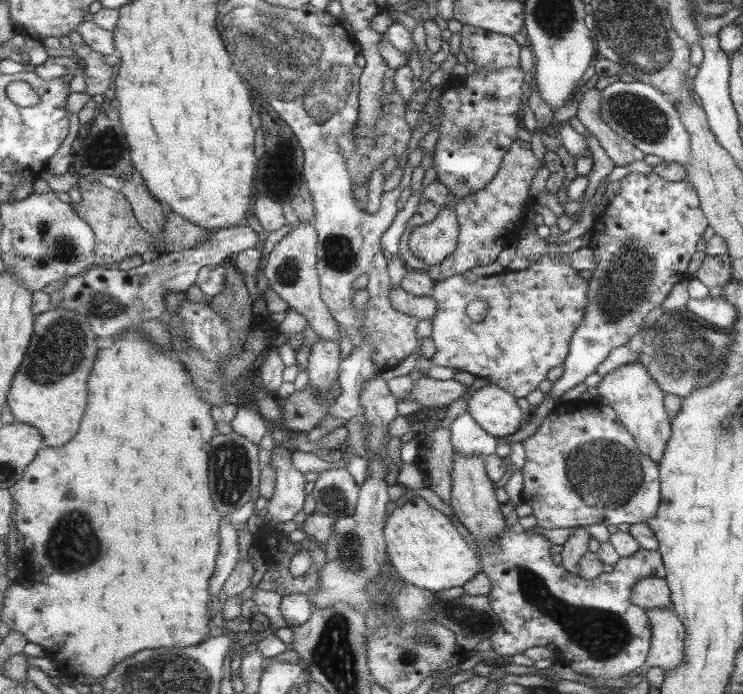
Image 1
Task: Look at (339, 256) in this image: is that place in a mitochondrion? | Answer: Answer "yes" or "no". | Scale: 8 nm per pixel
yes

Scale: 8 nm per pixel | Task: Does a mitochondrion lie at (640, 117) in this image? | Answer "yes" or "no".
yes

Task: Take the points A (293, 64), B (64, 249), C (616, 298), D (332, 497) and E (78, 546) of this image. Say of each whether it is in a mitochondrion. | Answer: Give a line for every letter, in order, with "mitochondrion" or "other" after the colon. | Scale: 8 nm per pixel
A: mitochondrion
B: mitochondrion
C: mitochondrion
D: mitochondrion
E: mitochondrion

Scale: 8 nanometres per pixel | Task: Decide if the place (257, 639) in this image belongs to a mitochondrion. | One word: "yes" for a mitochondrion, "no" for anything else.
no

